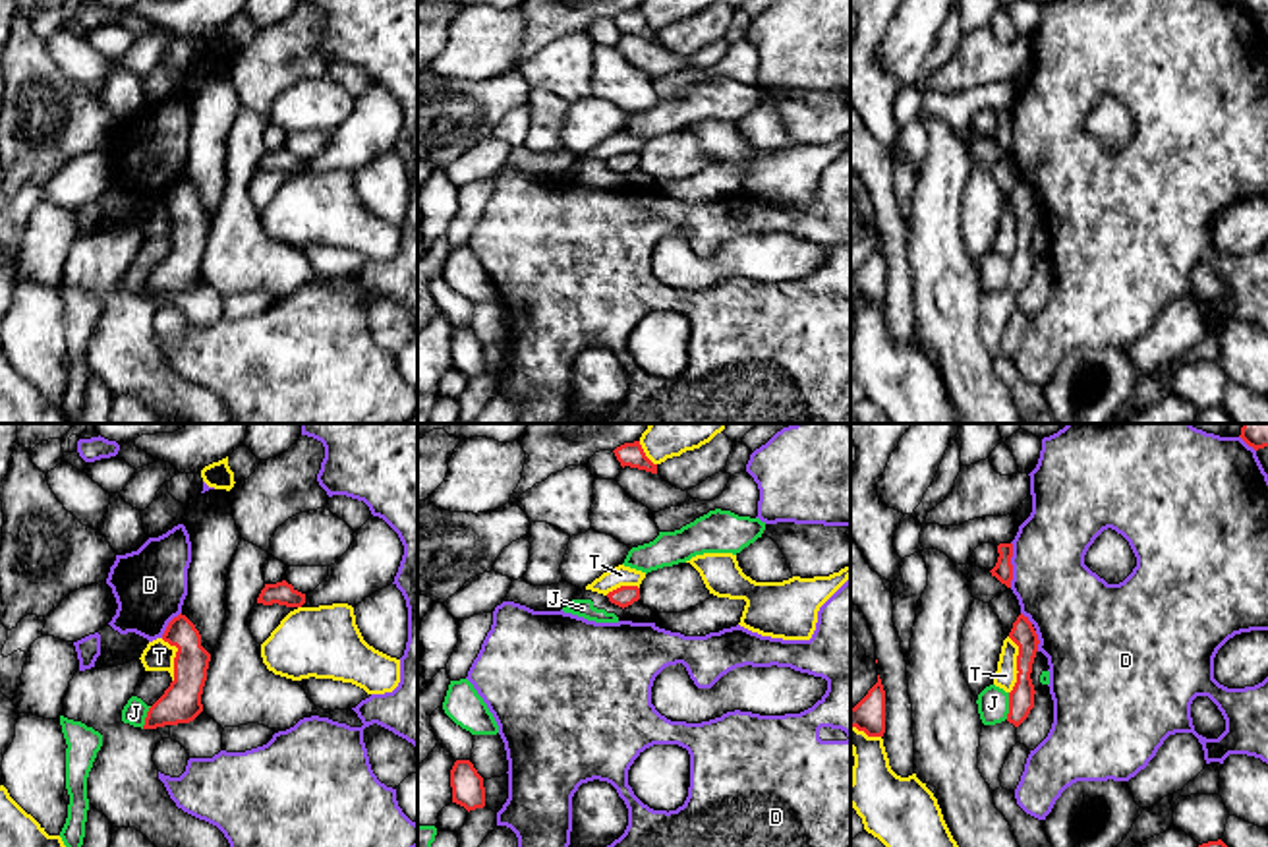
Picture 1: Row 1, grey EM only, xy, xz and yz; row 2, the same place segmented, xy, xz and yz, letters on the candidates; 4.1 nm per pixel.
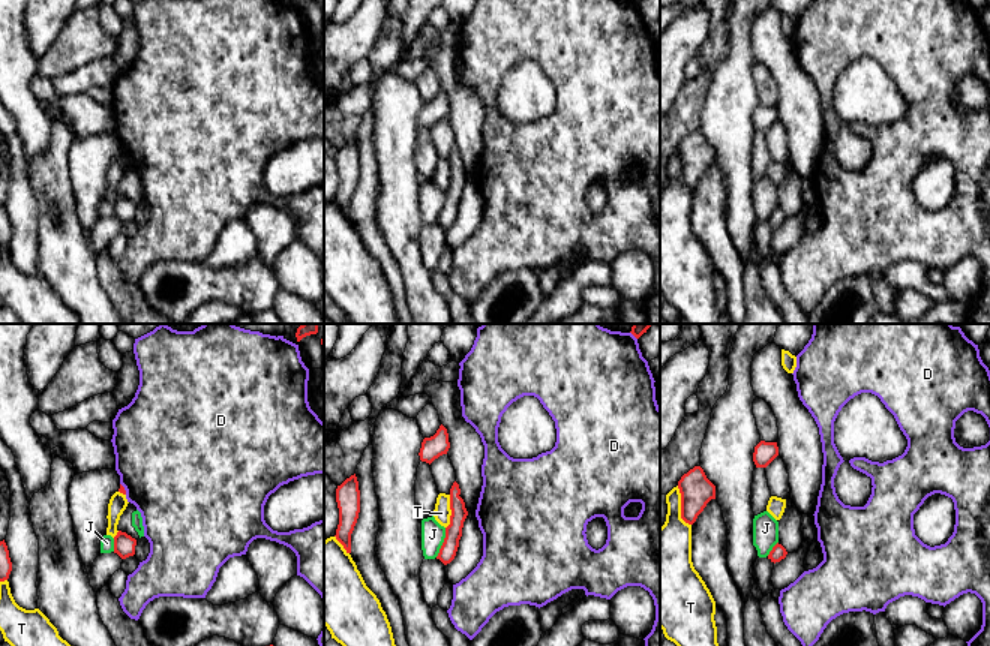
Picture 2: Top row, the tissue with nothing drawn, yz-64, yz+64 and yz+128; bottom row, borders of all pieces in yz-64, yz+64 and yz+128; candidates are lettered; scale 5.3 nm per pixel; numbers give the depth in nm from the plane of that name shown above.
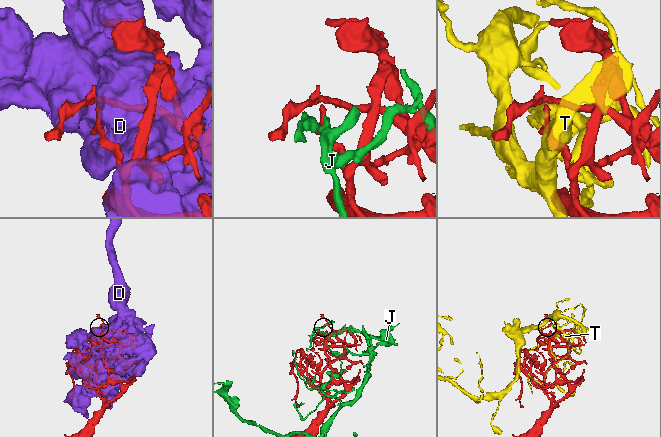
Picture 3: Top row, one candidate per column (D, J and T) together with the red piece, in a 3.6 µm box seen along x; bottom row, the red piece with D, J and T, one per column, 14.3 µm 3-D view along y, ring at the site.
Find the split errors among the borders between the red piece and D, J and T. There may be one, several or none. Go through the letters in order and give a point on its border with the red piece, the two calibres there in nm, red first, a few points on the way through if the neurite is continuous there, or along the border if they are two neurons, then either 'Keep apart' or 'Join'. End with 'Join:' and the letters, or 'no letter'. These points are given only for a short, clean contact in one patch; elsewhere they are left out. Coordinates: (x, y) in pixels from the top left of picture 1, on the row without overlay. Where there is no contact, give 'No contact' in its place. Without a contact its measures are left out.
D: Touches red at yz (1011, 132). Thickness 80 nm (red) against 320 nm. Keep apart
J: Touches red at yz (1009, 273). Thickness 110 nm (red) against 130 nm. Keep apart
T: Touches red at yz (1017, 233). Thickness 110 nm (red) against 90 nm. Boundary: yz (1008, 204), (1017, 213), (1017, 248), (1009, 260). Keep apart
Join: no letter

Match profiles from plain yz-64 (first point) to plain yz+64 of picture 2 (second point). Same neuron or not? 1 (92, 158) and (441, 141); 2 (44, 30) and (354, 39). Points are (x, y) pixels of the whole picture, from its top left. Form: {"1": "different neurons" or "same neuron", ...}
{"1": "different neurons", "2": "same neuron"}

